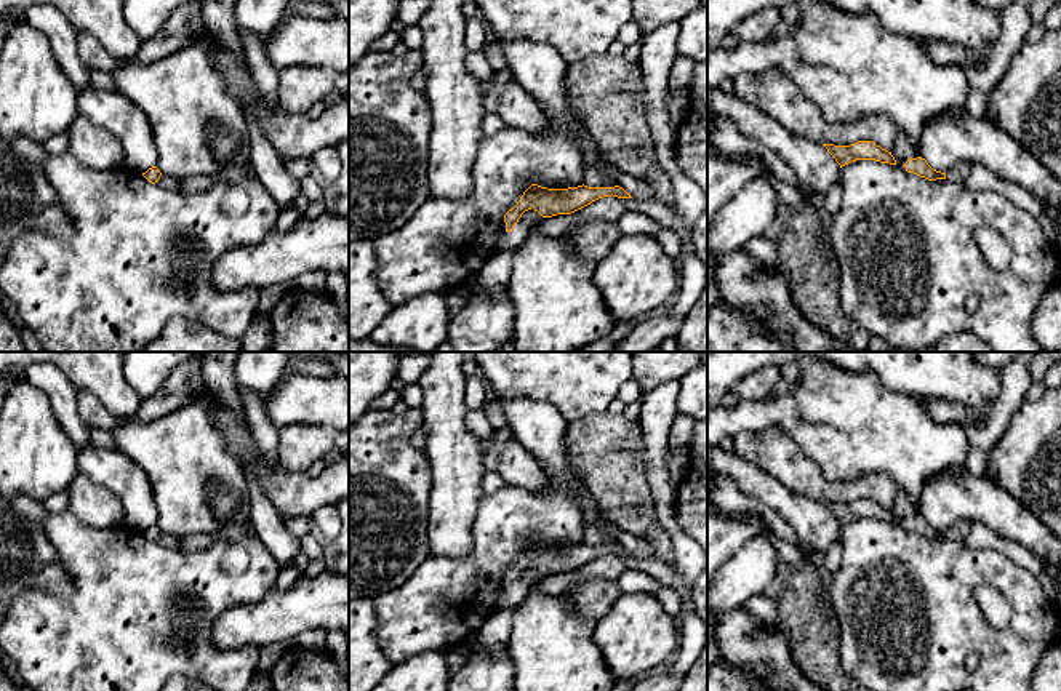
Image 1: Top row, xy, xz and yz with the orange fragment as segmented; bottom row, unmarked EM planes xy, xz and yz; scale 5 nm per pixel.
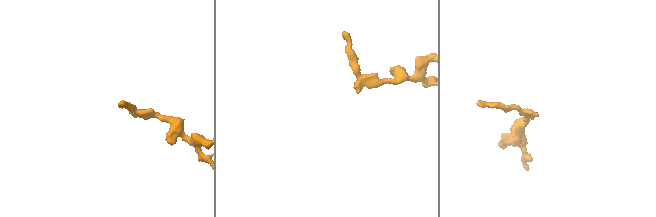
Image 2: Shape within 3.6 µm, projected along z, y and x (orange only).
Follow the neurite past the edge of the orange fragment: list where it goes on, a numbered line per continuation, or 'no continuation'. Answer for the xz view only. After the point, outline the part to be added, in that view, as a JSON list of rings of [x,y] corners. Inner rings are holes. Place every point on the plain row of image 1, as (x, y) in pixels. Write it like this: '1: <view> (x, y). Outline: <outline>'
1: xz (530, 576). Outline: [[[533,566],[525,569],[518,581],[514,584],[512,590],[504,590],[494,613],[504,611],[509,605],[518,605],[525,600],[530,589],[541,581],[544,576]]]

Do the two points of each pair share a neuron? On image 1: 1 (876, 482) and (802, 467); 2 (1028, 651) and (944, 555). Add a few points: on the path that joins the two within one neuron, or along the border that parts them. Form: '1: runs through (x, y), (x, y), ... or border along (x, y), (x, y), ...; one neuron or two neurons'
1: runs through (858, 488), (823, 488), (820, 485); one neuron
2: runs through (997, 647), (943, 595), (943, 586); one neuron

